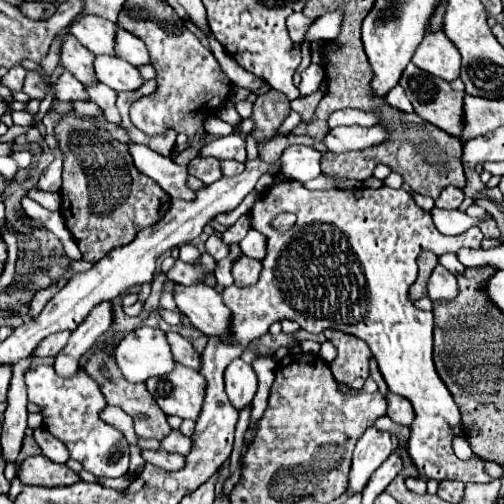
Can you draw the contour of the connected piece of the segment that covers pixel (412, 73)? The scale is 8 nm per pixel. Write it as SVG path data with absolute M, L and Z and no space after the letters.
M408 63L402 79L400 79L400 85L404 87L414 111L428 123L440 127L442 131L446 131L448 135L452 137L458 137L462 135L462 97L464 93L458 93L450 87L448 81L444 79L438 79L434 75L428 75L426 71L414 67L414 63Z

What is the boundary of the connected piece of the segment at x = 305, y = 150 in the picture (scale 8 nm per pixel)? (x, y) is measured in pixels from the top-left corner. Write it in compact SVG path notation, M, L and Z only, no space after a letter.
M290 145L282 153L282 175L296 181L316 179L320 175L320 159L322 153L318 153L312 147Z

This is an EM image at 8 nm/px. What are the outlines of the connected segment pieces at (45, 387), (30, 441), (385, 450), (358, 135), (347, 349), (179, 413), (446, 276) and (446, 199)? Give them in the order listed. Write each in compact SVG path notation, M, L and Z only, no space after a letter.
M32 365L26 369L24 383L28 389L28 401L42 407L46 429L66 443L72 459L80 461L84 469L96 477L122 477L128 473L128 441L118 429L98 417L98 413L106 407L106 401L98 385L86 375L84 369L70 379L62 379L54 373L52 365Z
M24 437L24 441L22 441L22 451L20 451L20 455L18 455L18 463L16 463L16 475L18 475L20 465L22 465L24 459L34 457L34 455L40 455L40 453L42 453L42 451L40 451L38 443L34 441L34 437Z
M374 425L358 439L350 469L350 491L360 493L370 479L370 475L382 465L382 461L392 451L392 435L388 431L380 431Z
M372 125L372 127L336 127L324 137L324 145L332 153L344 153L344 151L362 151L366 147L380 145L388 139L388 131L384 125Z
M326 329L324 337L338 349L336 361L330 363L336 381L350 389L362 389L364 381L368 379L368 361L372 351L366 347L366 343L362 343L362 339L342 331Z
M176 365L176 369L164 377L148 379L148 391L156 399L158 407L166 415L180 419L198 419L206 395L206 379L198 371Z
M438 265L428 281L428 295L438 301L438 299L444 299L444 301L450 301L454 299L454 295L458 295L458 285L456 285L456 277L444 269L442 265Z
M446 187L440 193L440 197L436 199L436 207L438 209L458 209L462 199L464 199L464 191L460 191L456 187Z

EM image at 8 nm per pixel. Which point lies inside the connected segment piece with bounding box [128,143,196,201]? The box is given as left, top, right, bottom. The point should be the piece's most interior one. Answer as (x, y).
(172, 178)

